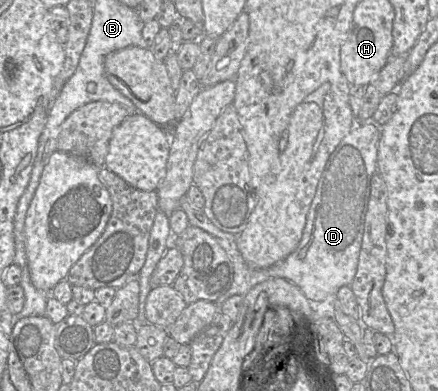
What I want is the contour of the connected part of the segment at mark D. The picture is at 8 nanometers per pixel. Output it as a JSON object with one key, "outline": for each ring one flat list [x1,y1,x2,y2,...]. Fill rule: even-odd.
{"outline":[[374,121,355,123,351,132,336,147,324,168,299,244,284,260,268,268,251,267,237,248,237,235,217,228,202,208,193,206,187,196,184,196,182,208,186,211,189,225,199,227,214,237,233,264,232,284,215,301,218,307,229,297,245,296,256,284,274,277,291,281,310,301,323,301,329,296,336,296,341,287,351,285,357,271,362,244,368,210,369,183,372,175,378,171,381,127]]}

